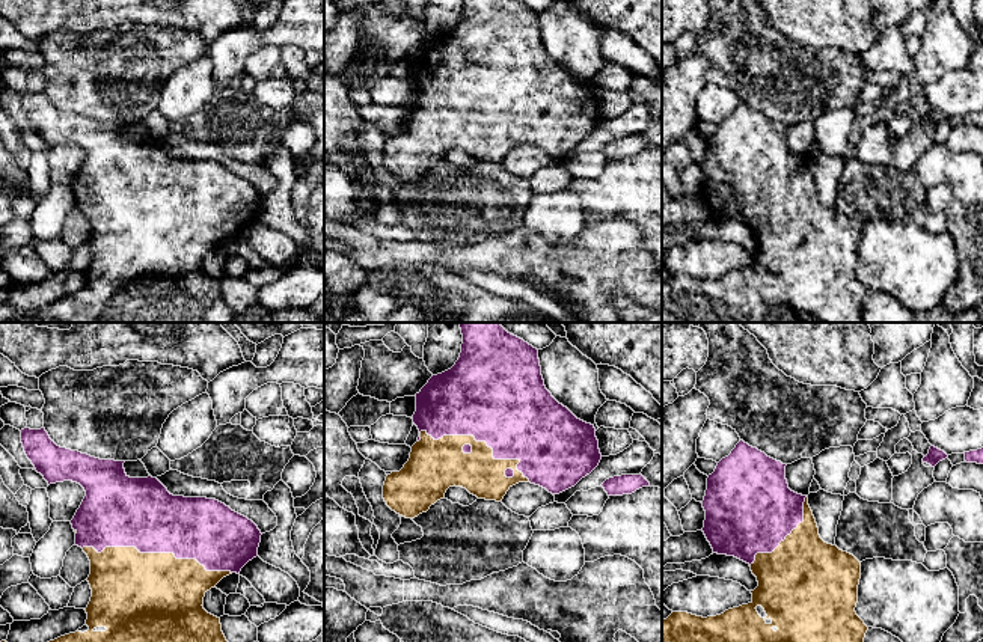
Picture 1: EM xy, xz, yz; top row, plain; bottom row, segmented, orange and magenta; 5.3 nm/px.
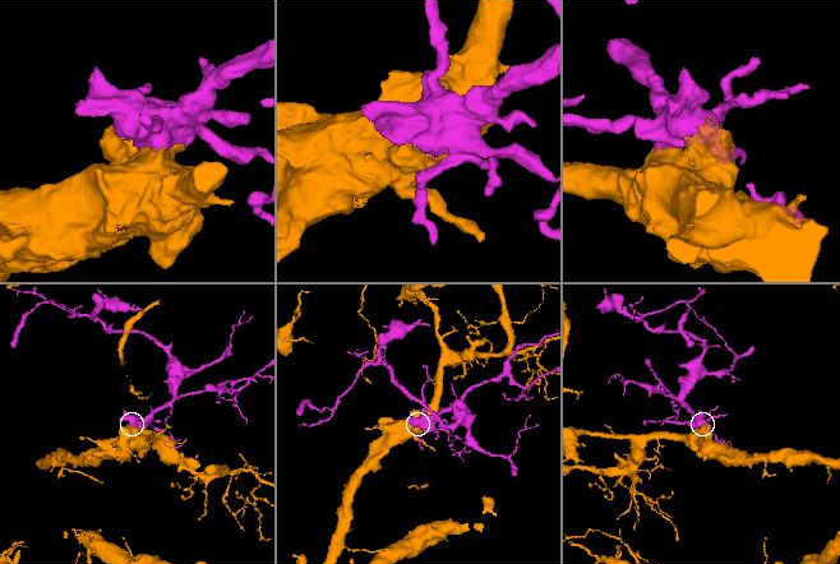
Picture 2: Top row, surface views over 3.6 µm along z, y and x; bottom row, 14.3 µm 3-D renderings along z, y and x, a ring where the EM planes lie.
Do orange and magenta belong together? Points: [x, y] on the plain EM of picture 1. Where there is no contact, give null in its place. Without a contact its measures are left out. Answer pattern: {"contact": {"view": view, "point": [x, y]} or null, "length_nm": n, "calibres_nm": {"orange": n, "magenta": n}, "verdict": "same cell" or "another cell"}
{"contact": {"view": "xz", "point": [483, 104]}, "length_nm": 650, "calibres_nm": {"orange": 260, "magenta": 500}, "verdict": "same cell"}

